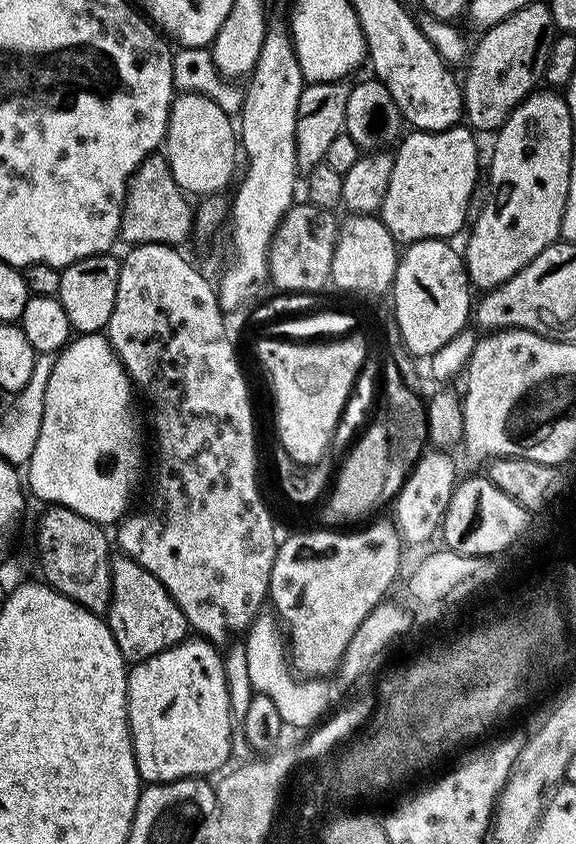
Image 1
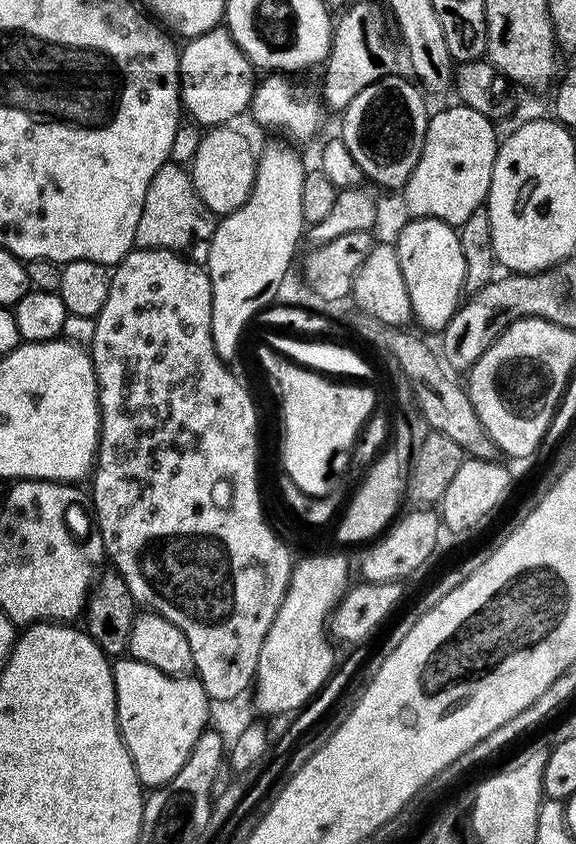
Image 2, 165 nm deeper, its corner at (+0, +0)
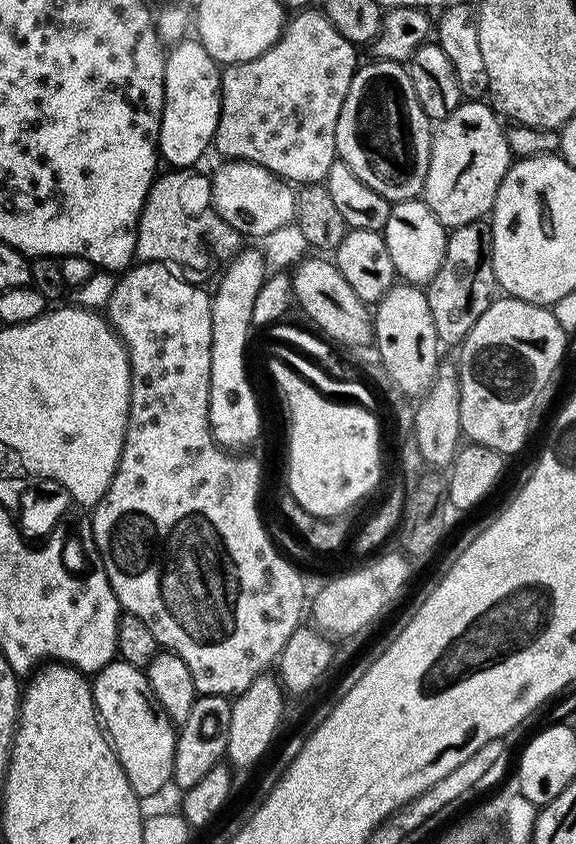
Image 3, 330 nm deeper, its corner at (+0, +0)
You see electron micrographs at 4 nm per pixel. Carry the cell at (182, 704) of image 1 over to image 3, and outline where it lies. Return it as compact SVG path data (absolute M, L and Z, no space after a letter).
M119 658L112 661L91 681L96 714L116 751L118 762L137 798L156 794L173 781L177 729L152 696L148 677L141 669Z

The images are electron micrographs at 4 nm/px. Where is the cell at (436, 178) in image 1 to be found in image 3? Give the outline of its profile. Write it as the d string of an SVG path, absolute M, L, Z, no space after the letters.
M465 99L454 114L439 121L432 133L430 166L422 199L445 229L483 220L491 213L498 186L502 186L502 178L506 178L506 170L514 159L504 133L501 117L480 100Z

